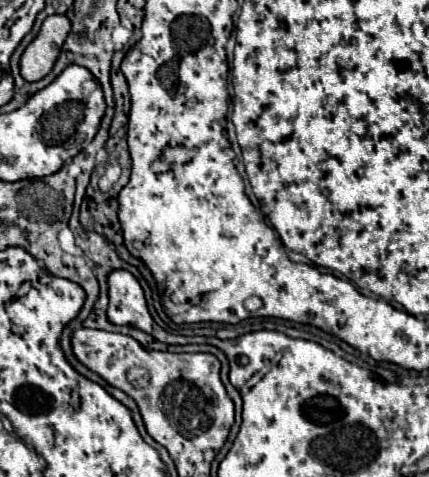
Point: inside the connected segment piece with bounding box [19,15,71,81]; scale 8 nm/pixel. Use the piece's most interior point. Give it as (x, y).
(41, 54)

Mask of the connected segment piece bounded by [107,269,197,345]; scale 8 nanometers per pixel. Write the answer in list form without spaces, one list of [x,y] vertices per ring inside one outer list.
[[[125,269],[111,271],[107,281],[109,281],[107,319],[111,323],[133,325],[133,327],[153,335],[157,341],[169,343],[169,345],[185,345],[185,343],[197,341],[195,337],[171,335],[171,333],[163,331],[159,325],[155,325],[155,321],[151,319],[151,315],[147,311],[143,289],[129,271],[125,271]]]

